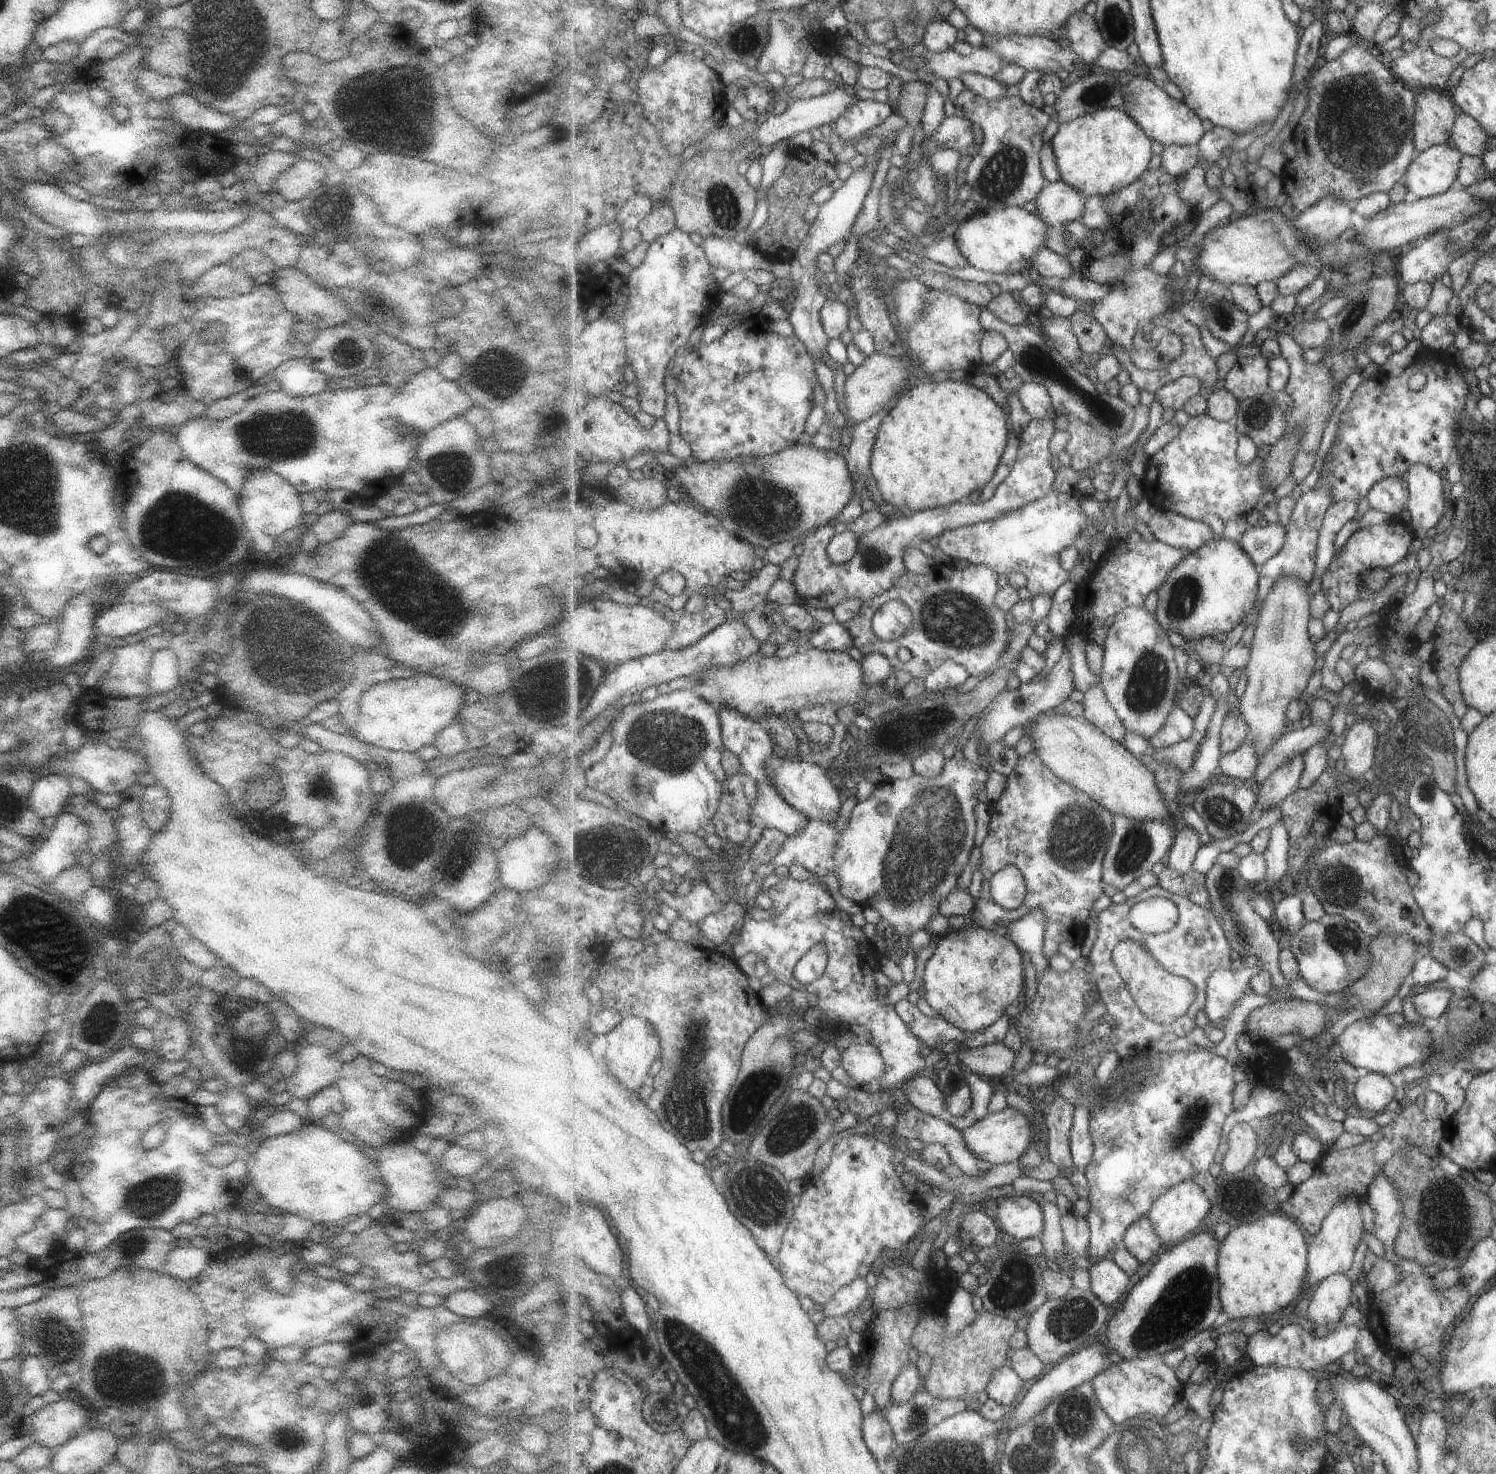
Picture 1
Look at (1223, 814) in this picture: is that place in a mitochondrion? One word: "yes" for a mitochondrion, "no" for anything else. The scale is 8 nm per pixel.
yes

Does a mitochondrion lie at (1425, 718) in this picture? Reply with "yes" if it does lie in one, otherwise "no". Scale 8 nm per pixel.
yes

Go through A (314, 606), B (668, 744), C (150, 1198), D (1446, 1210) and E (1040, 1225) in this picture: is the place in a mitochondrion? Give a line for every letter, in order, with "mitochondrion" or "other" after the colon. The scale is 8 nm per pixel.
A: mitochondrion
B: mitochondrion
C: mitochondrion
D: mitochondrion
E: other

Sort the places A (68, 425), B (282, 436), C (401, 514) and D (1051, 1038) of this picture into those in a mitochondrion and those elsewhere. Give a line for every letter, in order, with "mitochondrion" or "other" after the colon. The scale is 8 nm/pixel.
A: other
B: mitochondrion
C: other
D: other

